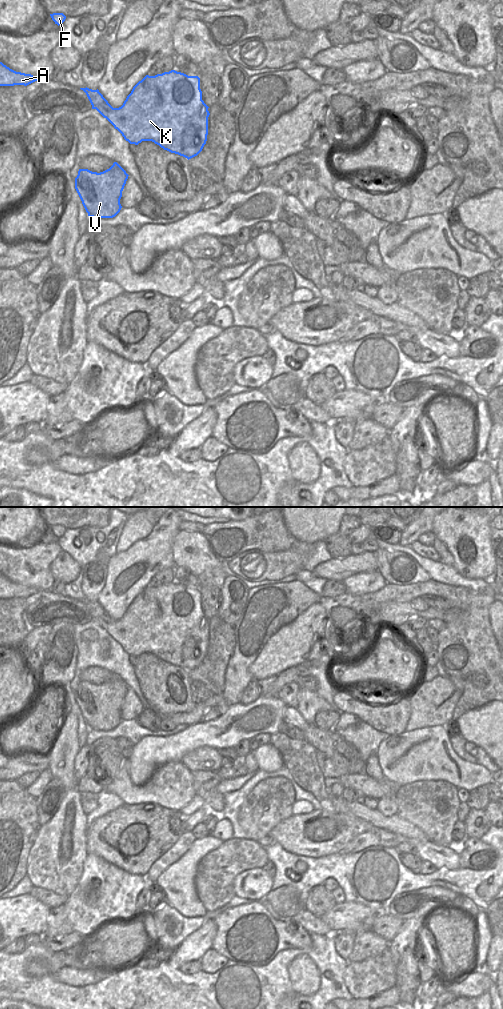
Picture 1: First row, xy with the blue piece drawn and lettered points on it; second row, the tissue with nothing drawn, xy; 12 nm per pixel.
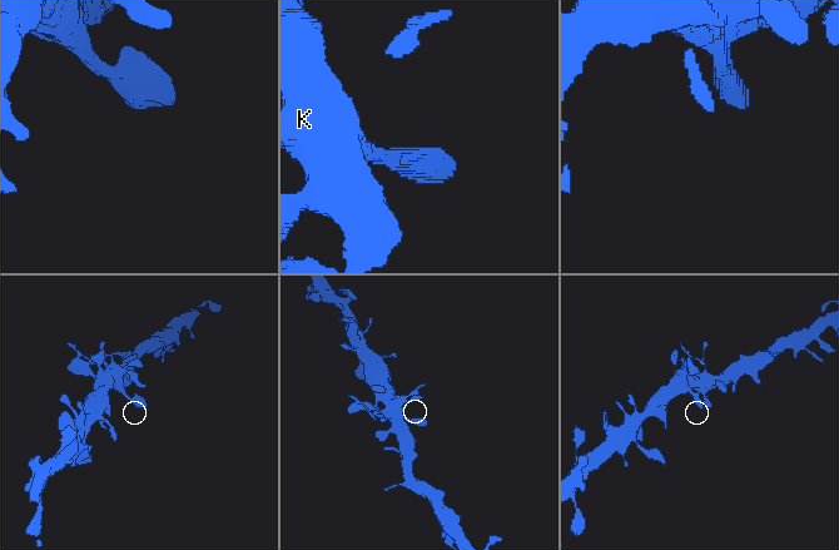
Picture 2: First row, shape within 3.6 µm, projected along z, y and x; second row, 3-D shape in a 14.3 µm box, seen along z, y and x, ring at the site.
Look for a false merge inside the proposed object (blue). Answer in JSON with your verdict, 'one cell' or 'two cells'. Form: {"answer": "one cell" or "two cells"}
{"answer": "one cell"}

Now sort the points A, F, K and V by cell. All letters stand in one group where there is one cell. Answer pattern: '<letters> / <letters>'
A F K V

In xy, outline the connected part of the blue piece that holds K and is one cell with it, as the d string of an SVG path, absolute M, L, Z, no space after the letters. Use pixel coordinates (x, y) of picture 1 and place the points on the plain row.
M175 582L155 588L146 587L133 599L119 620L113 620L98 601L80 601L86 605L92 621L106 630L130 656L152 653L188 672L197 668L206 656L210 625L202 612L198 588L188 588Z

